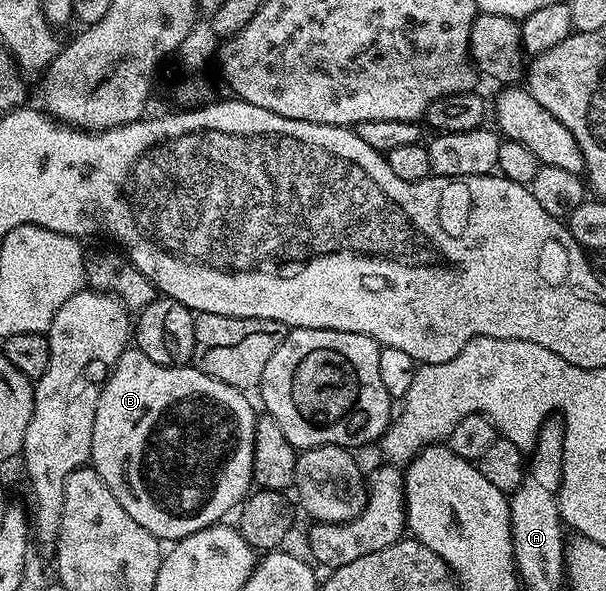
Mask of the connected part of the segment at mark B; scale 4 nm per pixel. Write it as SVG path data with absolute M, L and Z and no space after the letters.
M135 346L125 348L118 358L118 362L112 367L98 398L98 410L94 414L94 438L92 439L91 467L110 486L114 498L122 502L122 510L138 522L150 534L154 534L161 542L177 542L196 531L210 527L212 524L219 524L225 519L227 512L237 507L249 495L253 487L252 467L254 466L254 430L256 429L257 409L252 409L252 404L247 400L245 393L238 388L232 388L226 382L218 382L206 374L202 374L195 366L181 366L171 368L162 366L158 362L150 362L146 354L142 354Z

